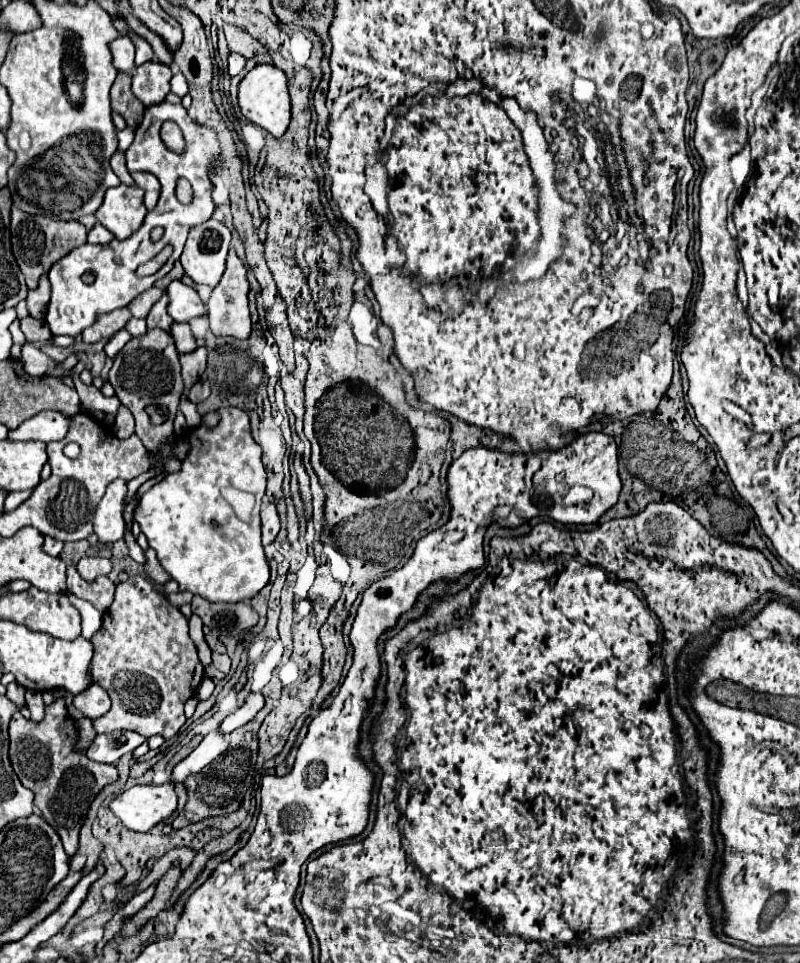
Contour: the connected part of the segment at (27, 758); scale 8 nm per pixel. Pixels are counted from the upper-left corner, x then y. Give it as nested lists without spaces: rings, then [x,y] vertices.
[[[56,700],[50,706],[46,706],[46,716],[42,722],[28,720],[20,712],[16,712],[10,720],[10,760],[12,760],[14,772],[18,774],[22,784],[36,794],[36,804],[42,810],[44,820],[48,820],[50,826],[56,830],[56,834],[62,838],[62,844],[64,844],[64,850],[68,856],[72,856],[78,848],[78,832],[86,818],[90,802],[98,796],[98,792],[106,784],[110,784],[118,778],[118,772],[112,764],[96,764],[86,754],[74,752],[74,742],[76,742],[74,720],[68,714],[62,700]]]

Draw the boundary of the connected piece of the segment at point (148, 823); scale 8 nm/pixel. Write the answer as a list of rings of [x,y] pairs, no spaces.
[[[168,784],[132,786],[110,802],[112,814],[134,832],[148,832],[176,810],[176,792]]]

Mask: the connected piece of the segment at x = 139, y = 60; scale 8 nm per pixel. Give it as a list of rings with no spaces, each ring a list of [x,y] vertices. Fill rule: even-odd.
[[[128,32],[126,36],[130,36],[132,42],[134,42],[134,46],[136,46],[136,64],[138,64],[138,66],[144,64],[144,62],[148,62],[148,60],[154,60],[152,46],[150,46],[144,38],[140,38],[140,36],[134,34],[134,32]]]

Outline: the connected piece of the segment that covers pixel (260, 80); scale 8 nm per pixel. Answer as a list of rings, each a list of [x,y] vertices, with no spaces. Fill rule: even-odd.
[[[256,64],[240,82],[238,86],[238,104],[242,114],[254,122],[256,126],[264,128],[272,136],[282,136],[290,122],[290,96],[286,86],[286,76],[272,64]]]

